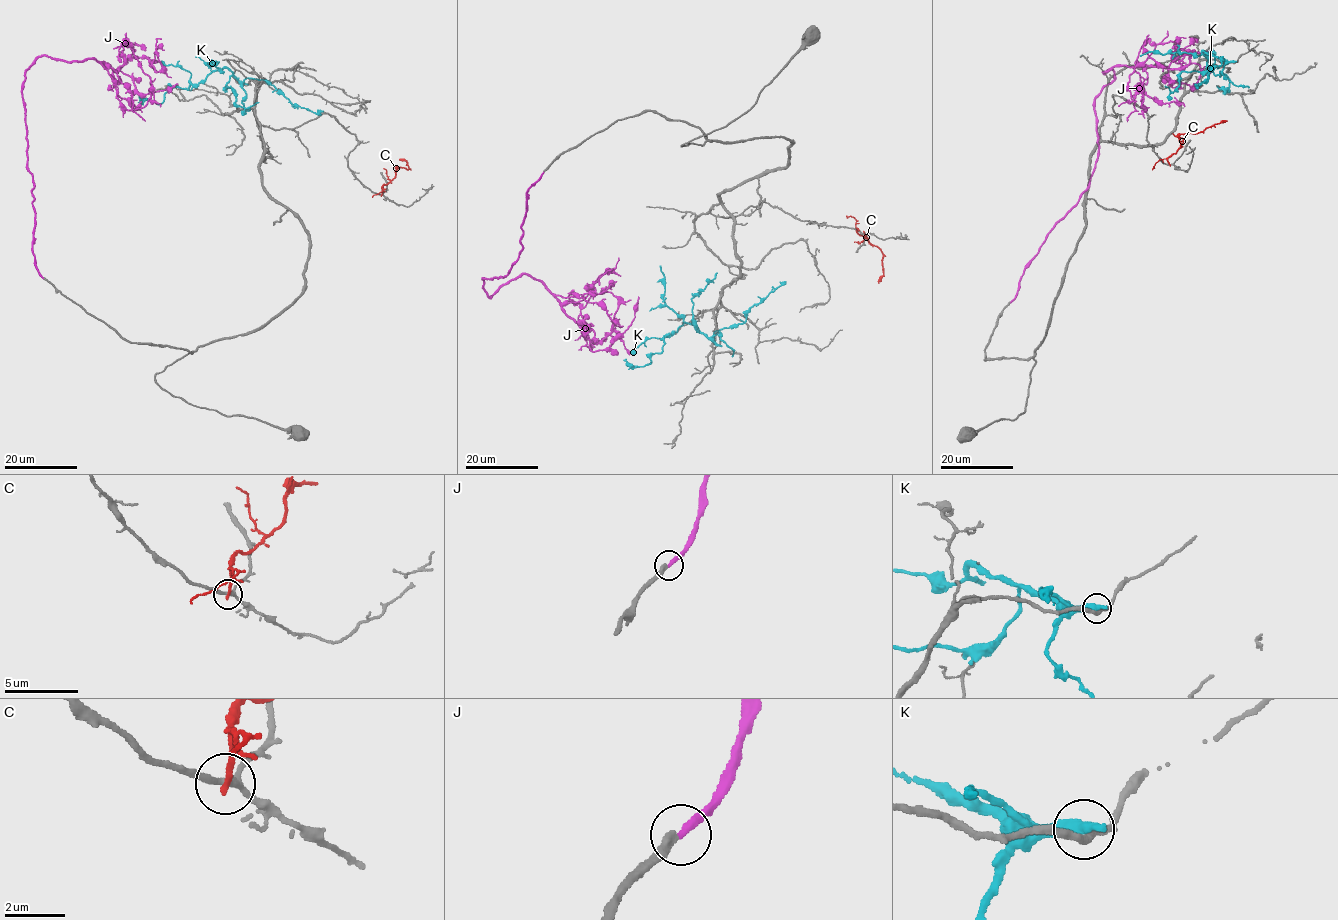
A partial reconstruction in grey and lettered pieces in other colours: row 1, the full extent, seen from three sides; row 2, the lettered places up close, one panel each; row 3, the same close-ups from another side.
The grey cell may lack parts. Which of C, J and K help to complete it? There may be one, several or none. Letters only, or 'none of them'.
J

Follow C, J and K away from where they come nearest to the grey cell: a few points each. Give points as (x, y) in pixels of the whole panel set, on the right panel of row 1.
C: (1169, 165), (1168, 157), (1180, 146), (1181, 134), (1195, 134), (1227, 120)
J: (1010, 302), (1089, 183), (1094, 99), (1115, 74), (1103, 72), (1182, 68), (1185, 50), (1157, 44), (1118, 106)
K: (1234, 61), (1226, 62), (1201, 52), (1208, 58), (1209, 70), (1215, 75), (1224, 74), (1229, 90), (1216, 85)

